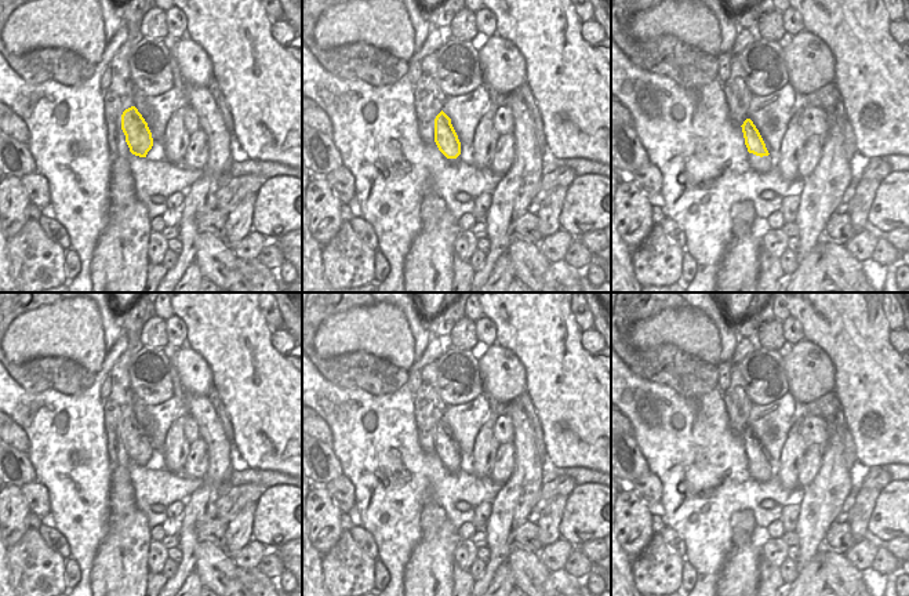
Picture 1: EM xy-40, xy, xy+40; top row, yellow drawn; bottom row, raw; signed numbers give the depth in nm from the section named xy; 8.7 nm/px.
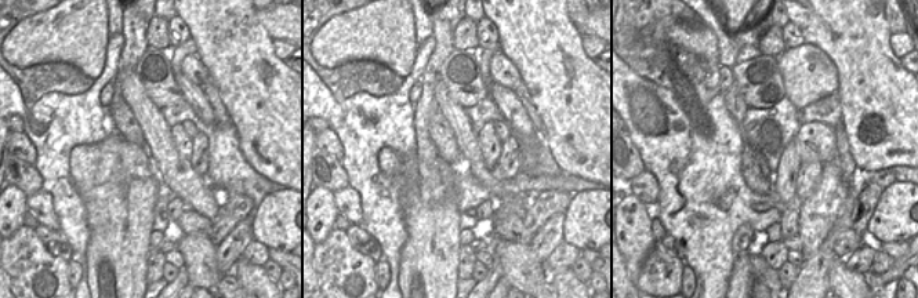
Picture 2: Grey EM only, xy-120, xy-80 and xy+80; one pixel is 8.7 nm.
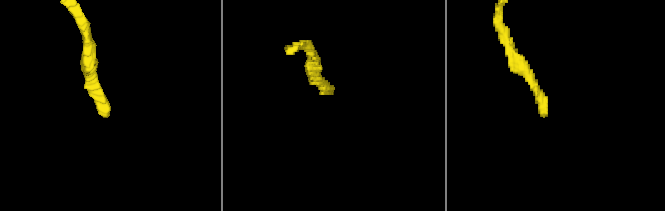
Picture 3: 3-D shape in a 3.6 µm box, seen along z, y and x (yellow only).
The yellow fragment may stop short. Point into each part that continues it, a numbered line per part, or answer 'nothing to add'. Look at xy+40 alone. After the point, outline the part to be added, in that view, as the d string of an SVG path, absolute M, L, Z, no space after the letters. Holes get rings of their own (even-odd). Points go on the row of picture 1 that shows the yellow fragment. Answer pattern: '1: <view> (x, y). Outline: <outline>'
1: xy+40 (763, 164). Outline: M748 153L749 166L759 174L768 172L772 167L775 167L775 160L768 156L756 156L753 153Z

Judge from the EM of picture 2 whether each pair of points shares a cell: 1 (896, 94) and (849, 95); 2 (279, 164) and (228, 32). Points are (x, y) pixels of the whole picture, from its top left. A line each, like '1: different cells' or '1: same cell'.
1: same cell
2: same cell

